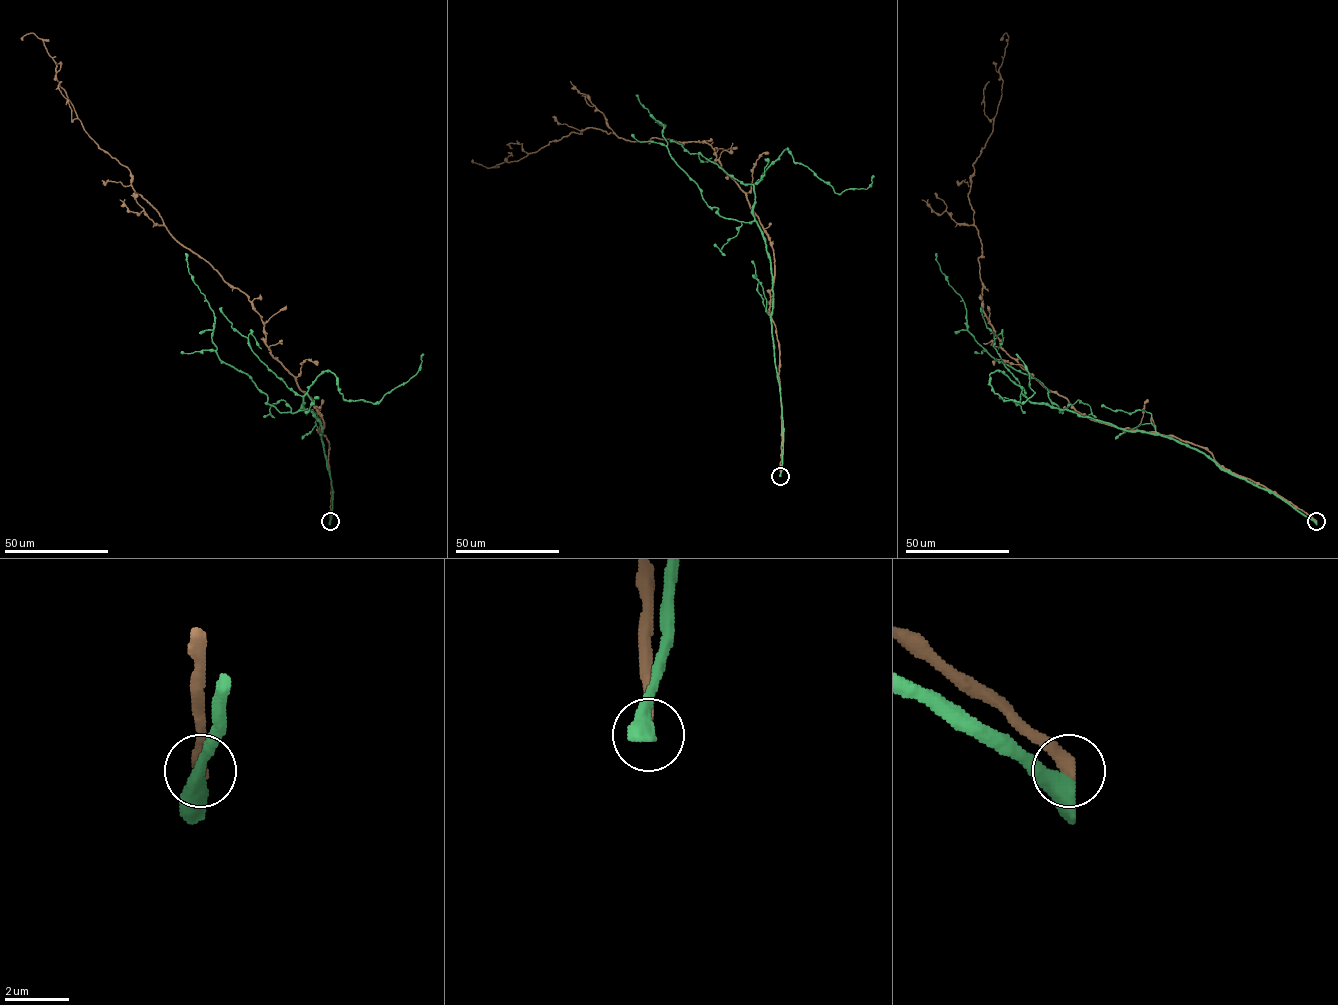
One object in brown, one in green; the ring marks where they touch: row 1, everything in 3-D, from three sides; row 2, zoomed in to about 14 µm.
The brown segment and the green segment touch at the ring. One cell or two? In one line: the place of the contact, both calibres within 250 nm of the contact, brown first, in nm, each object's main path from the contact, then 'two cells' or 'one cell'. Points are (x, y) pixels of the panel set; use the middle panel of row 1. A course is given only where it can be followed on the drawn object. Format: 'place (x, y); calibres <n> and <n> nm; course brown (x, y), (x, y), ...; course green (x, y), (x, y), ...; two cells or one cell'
place (780, 476); calibres 420 and 480 nm; course brown (780, 476), (773, 249), (712, 147), (587, 128), (519, 160), (486, 168), (472, 160); course green (780, 476), (783, 423), (765, 239), (755, 221), (725, 218), (710, 207), (670, 154), (665, 126), (636, 95); two cells

